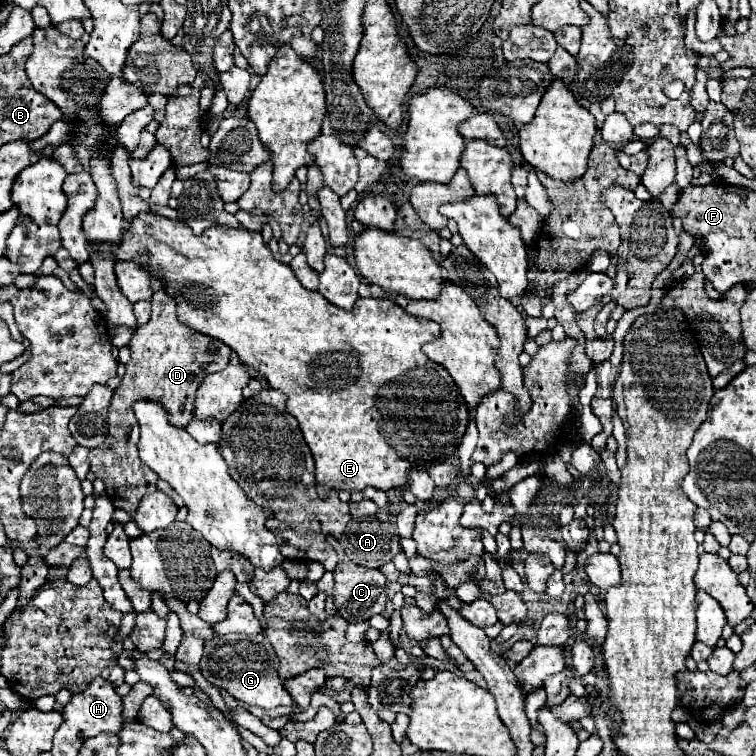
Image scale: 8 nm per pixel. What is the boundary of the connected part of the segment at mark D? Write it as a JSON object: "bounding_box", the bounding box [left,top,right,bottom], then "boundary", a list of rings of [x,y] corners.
{"bounding_box":[89,285,231,517],"boundary":[[[163,285],[161,291],[155,291],[151,305],[151,319],[145,325],[137,327],[133,333],[133,339],[129,343],[131,361],[127,363],[127,371],[109,405],[109,439],[101,447],[91,449],[89,457],[91,471],[105,483],[105,491],[113,505],[117,509],[125,509],[131,517],[139,499],[147,493],[157,491],[155,483],[159,479],[139,458],[137,443],[140,435],[132,409],[133,403],[137,399],[161,401],[171,413],[171,423],[185,427],[195,407],[195,393],[199,389],[199,383],[205,379],[205,375],[221,371],[231,357],[231,349],[223,341],[207,337],[191,329],[187,323],[179,321],[177,303],[171,295],[167,295]]]}

